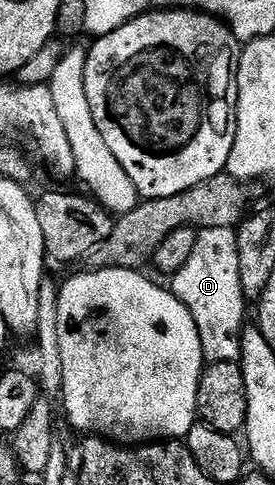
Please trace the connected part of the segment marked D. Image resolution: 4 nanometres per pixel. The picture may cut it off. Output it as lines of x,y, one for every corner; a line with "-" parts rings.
206,228
197,235
194,242
194,254
190,254
190,262
186,262
186,266
182,266
182,270
178,270
176,276
171,277
170,291
175,294
178,299
186,306
186,310
190,310
190,314
194,318
194,326
198,326
198,338
202,342
202,350
204,351
204,359
208,362
236,362
240,358
240,335
244,333
246,321
244,321
244,307
246,301
242,294
242,278
240,277
240,267
238,266
238,246
236,245
236,228

